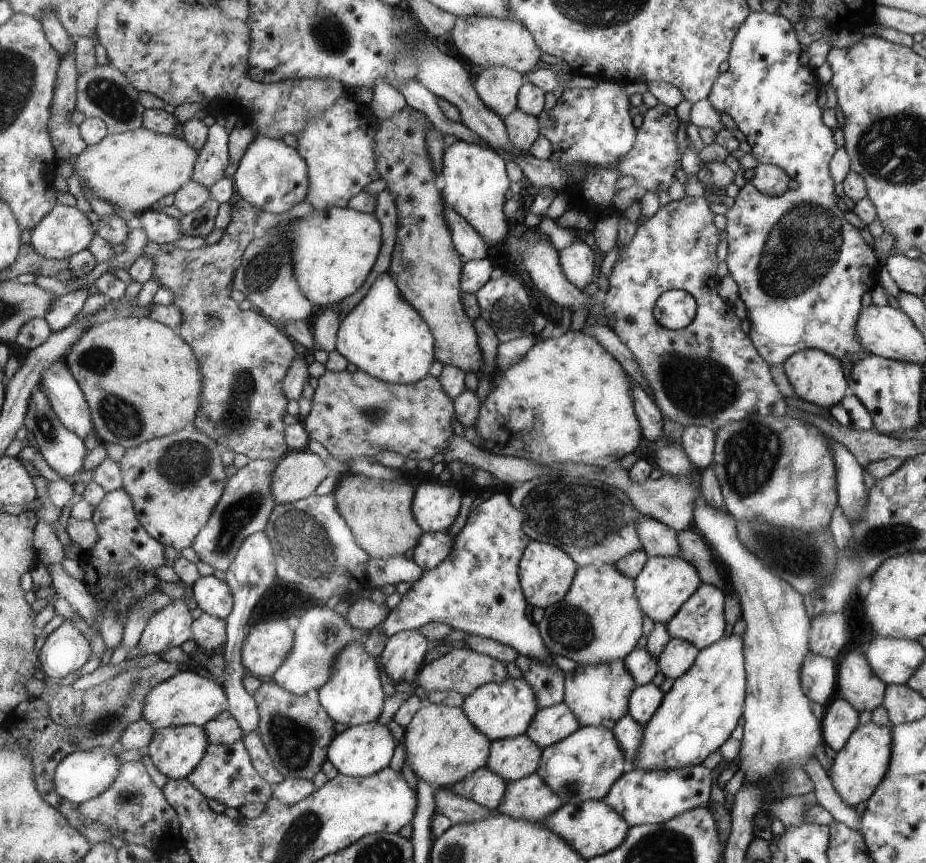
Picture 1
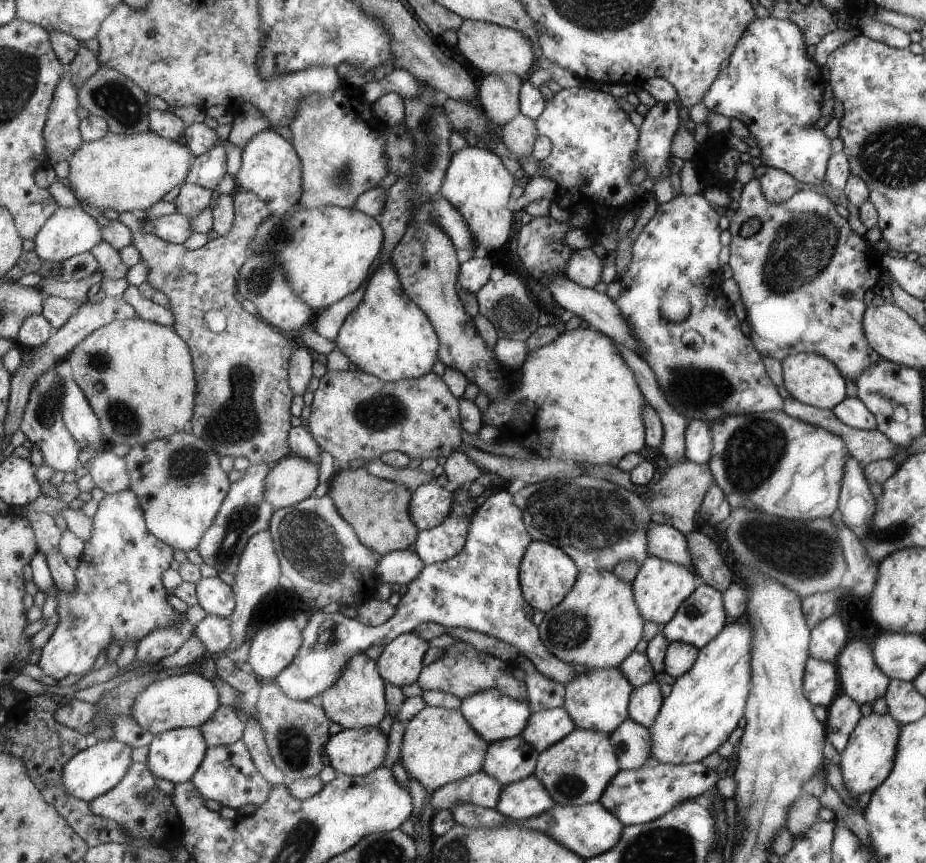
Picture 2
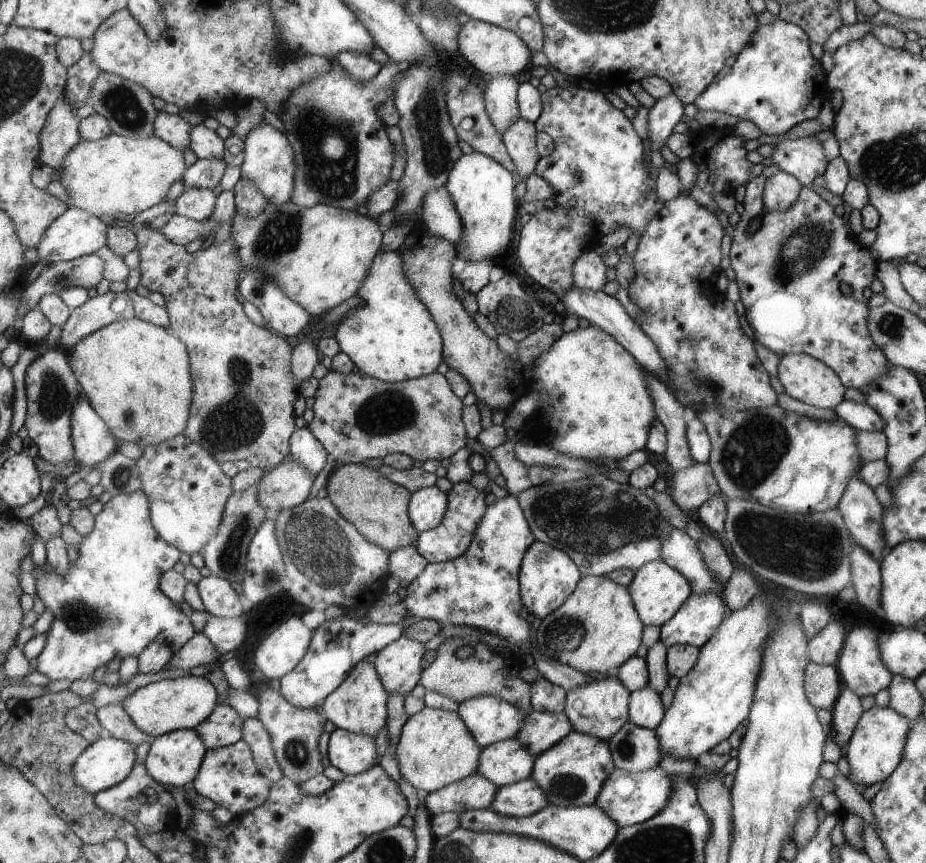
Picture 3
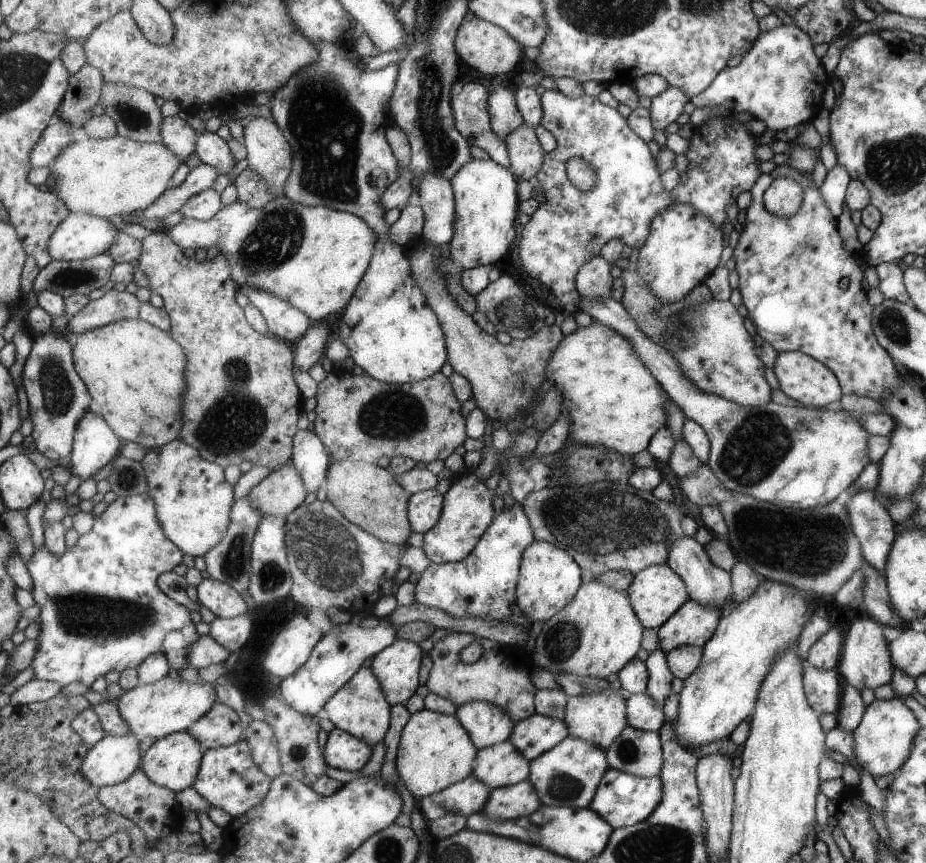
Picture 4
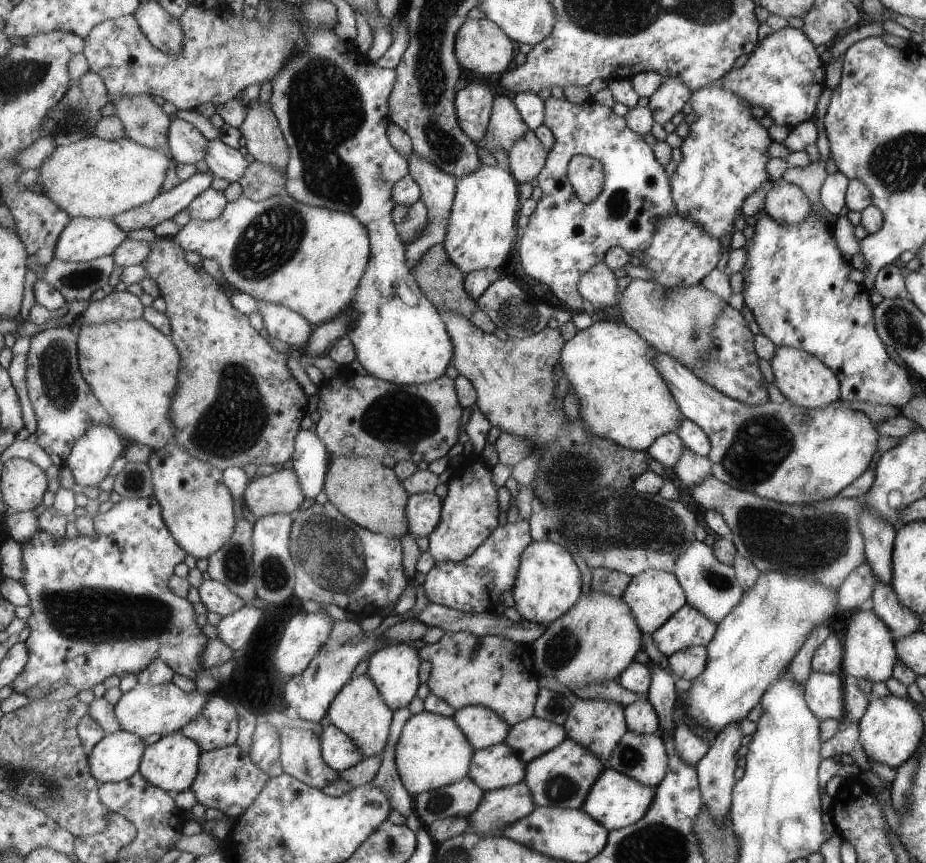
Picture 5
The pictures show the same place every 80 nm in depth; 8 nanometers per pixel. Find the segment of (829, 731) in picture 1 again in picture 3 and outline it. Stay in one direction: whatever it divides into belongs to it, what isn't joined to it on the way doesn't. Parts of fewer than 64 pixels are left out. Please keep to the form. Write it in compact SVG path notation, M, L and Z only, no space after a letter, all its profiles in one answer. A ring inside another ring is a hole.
M845 687L837 698L831 710L832 719L830 722L831 731L835 732L834 740L837 746L845 745L849 740L863 708L859 703L859 697Z

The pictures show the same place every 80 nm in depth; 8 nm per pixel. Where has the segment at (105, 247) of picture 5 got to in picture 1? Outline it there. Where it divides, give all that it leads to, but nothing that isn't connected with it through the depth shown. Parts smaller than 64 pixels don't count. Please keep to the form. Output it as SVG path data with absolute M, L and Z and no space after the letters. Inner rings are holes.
M57 205L31 232L31 243L41 256L70 259L88 249L97 228L79 208Z

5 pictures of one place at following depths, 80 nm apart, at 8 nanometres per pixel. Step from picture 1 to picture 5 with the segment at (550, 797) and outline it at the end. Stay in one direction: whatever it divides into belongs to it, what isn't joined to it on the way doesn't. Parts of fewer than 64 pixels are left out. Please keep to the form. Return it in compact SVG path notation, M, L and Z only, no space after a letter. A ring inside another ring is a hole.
M523 781L484 791L479 806L466 817L468 830L480 837L498 836L503 826L516 823L536 807L531 792Z

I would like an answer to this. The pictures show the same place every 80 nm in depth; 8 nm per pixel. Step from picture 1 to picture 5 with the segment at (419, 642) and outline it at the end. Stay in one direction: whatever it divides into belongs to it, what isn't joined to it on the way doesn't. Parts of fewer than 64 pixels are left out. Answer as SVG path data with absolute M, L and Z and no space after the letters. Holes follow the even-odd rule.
M407 644L392 645L373 653L369 657L368 662L365 674L373 679L389 708L392 708L394 711L407 708L411 704L411 700L418 696L422 663L418 649L411 648Z

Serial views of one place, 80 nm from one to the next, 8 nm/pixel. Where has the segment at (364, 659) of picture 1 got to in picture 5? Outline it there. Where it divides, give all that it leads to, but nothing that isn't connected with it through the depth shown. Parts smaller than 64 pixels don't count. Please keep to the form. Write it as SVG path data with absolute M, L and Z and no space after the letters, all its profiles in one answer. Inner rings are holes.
M364 674L351 679L342 688L340 694L332 702L332 706L329 707L328 717L335 726L352 736L354 742L363 752L364 758L382 756L390 737L394 710L389 708L369 675Z

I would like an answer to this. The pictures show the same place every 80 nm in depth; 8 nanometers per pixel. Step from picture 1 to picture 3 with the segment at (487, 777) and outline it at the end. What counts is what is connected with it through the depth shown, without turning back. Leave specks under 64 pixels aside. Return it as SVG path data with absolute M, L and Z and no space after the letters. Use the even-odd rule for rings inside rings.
M475 772L459 782L428 793L425 799L431 816L449 811L464 813L467 809L489 809L497 786Z

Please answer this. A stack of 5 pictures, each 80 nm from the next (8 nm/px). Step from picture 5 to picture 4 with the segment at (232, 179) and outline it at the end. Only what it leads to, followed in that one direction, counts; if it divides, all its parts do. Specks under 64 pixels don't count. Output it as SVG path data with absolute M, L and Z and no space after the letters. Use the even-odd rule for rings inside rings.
M205 131L198 138L198 152L201 162L218 168L220 174L229 175L235 165L237 158L233 156L229 144L217 136L216 133Z

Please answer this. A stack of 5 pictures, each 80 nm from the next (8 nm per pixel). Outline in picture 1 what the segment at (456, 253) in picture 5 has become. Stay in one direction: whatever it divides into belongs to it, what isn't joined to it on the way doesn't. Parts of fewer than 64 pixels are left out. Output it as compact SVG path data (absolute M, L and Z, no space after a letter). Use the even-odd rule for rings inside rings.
M457 140L451 145L444 156L444 169L441 174L441 194L445 206L454 208L480 234L493 246L501 242L507 234L507 218L503 214L505 192L509 188L508 174L505 174L506 164L495 154L493 148L483 148L477 145Z

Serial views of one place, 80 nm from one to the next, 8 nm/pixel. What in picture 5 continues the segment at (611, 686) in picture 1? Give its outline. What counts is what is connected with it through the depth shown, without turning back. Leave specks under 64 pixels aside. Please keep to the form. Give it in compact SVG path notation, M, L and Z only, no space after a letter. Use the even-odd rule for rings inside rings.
M579 698L571 705L571 710L568 712L562 727L564 728L565 739L572 740L583 748L589 749L589 752L600 758L605 767L607 767L607 762L609 762L614 748L620 742L620 738L628 730L628 725L624 719L624 708L620 704L613 701Z

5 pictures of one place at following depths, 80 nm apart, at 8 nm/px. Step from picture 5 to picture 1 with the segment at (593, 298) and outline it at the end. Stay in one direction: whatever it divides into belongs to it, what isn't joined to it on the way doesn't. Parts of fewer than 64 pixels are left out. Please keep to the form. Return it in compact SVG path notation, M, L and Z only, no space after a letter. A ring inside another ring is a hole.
M575 243L558 252L558 261L564 277L578 289L591 282L595 272L594 252L585 243Z

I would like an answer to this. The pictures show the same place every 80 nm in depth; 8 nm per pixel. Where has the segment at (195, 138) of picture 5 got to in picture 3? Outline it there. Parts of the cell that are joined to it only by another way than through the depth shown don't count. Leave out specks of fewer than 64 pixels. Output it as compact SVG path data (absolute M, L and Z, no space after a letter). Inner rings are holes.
M158 112L155 123L156 136L172 144L177 150L185 150L191 144L191 133L194 125L187 122L181 114Z

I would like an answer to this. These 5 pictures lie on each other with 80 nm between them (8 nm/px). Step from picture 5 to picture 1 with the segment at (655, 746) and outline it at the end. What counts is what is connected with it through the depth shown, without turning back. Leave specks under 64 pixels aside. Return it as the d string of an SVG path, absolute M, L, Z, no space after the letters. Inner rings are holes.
M625 714L617 720L610 731L623 752L625 771L633 769L633 761L643 739L643 726L633 720L632 716Z

